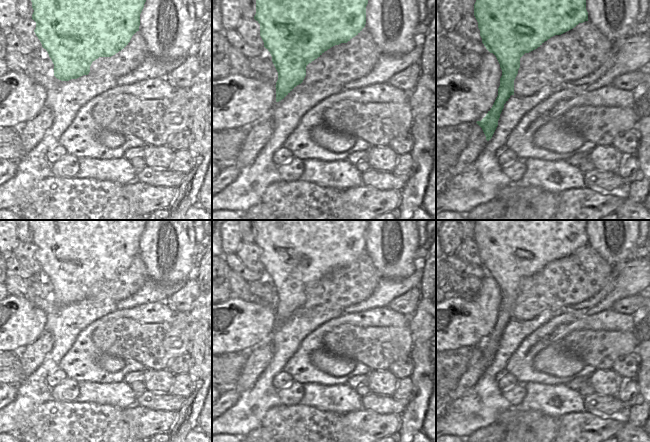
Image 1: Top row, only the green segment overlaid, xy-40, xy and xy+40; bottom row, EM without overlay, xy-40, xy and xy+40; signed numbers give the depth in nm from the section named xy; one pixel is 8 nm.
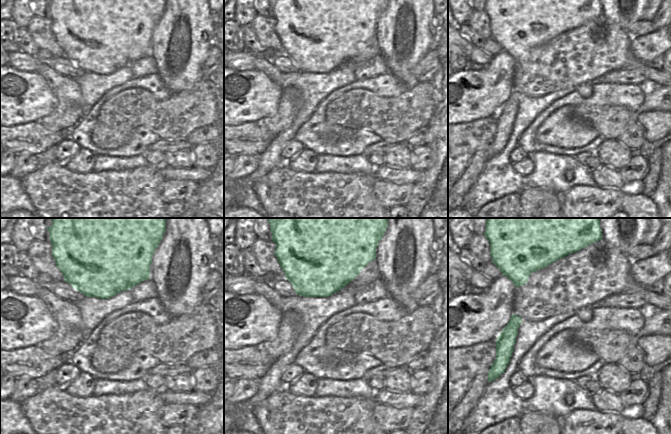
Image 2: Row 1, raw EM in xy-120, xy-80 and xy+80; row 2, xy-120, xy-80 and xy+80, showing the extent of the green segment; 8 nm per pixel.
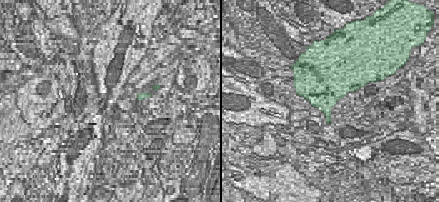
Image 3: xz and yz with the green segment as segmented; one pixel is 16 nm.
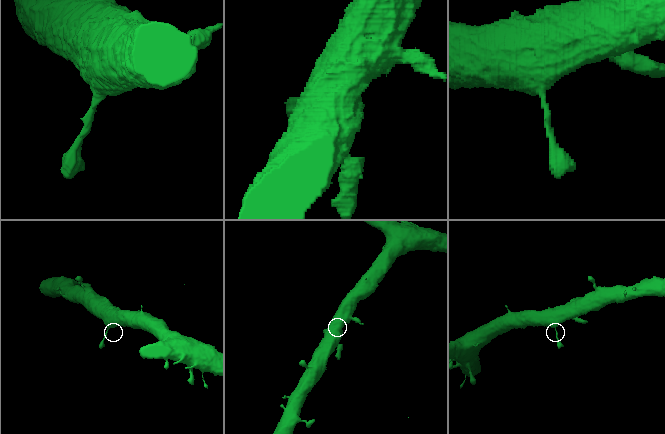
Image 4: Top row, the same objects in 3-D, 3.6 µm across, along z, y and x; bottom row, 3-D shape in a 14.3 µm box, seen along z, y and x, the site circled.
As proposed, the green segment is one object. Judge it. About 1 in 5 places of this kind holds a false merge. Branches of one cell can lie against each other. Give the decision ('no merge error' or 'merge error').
no merge error

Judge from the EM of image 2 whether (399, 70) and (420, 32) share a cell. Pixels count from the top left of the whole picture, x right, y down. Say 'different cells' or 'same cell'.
same cell

